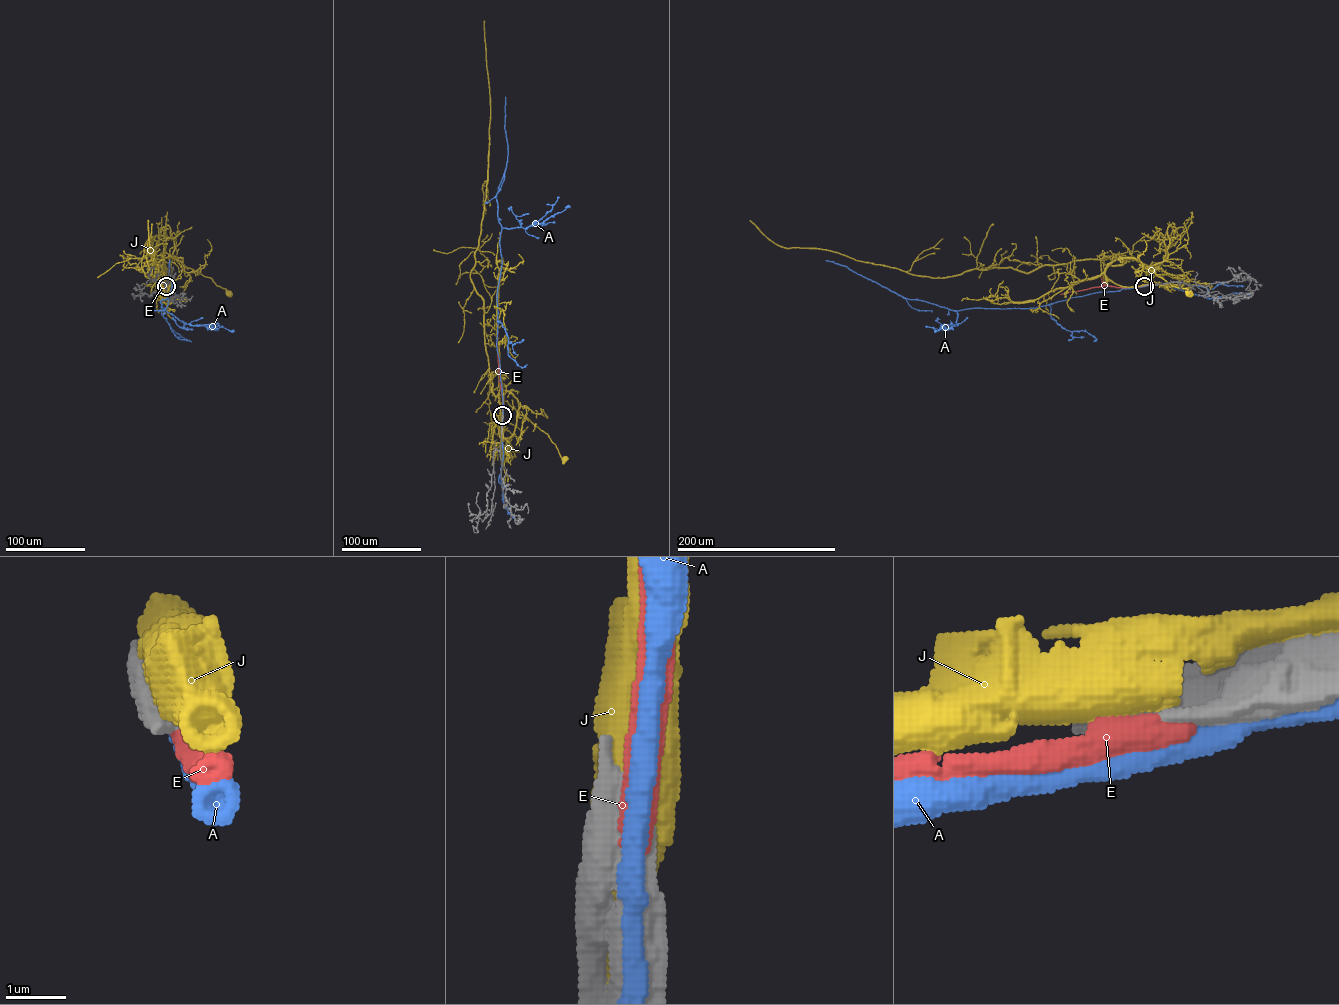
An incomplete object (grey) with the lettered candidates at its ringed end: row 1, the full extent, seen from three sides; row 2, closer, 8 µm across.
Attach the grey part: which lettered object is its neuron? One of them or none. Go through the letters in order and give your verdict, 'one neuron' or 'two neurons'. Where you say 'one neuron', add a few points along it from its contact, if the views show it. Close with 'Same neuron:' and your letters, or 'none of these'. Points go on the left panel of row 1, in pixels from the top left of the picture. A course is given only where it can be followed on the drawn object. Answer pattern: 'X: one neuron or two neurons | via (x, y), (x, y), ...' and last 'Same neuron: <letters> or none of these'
A: two neurons
E: two neurons
J: two neurons
Same neuron: none of these

